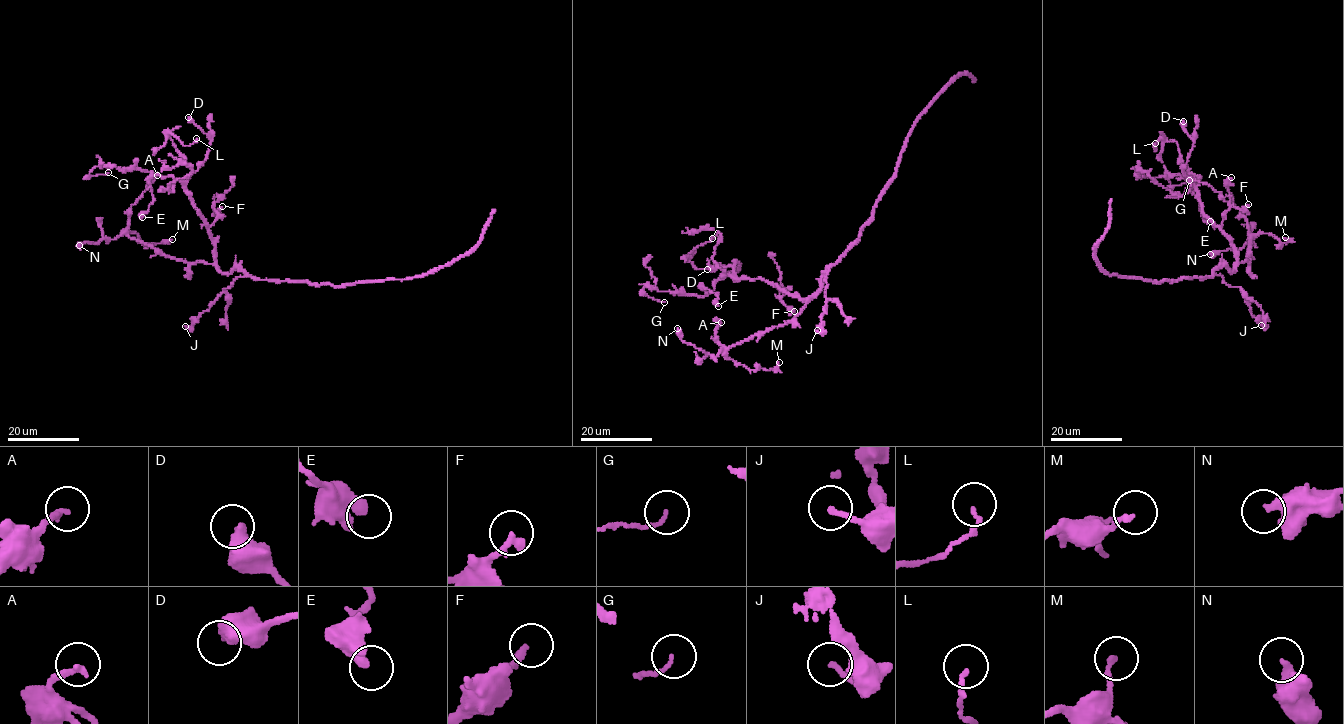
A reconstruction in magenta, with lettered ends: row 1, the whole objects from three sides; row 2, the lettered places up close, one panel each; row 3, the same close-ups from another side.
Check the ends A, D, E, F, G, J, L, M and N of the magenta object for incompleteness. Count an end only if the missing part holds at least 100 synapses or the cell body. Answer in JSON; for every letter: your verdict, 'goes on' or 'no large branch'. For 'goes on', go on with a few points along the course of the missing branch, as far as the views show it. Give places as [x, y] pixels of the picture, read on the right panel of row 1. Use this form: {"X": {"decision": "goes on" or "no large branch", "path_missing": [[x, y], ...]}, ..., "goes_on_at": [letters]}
{"A": {"decision": "no large branch"}, "D": {"decision": "no large branch"}, "E": {"decision": "no large branch"}, "F": {"decision": "no large branch"}, "G": {"decision": "no large branch"}, "J": {"decision": "no large branch"}, "L": {"decision": "no large branch"}, "M": {"decision": "no large branch"}, "N": {"decision": "no large branch"}, "goes_on_at": []}

